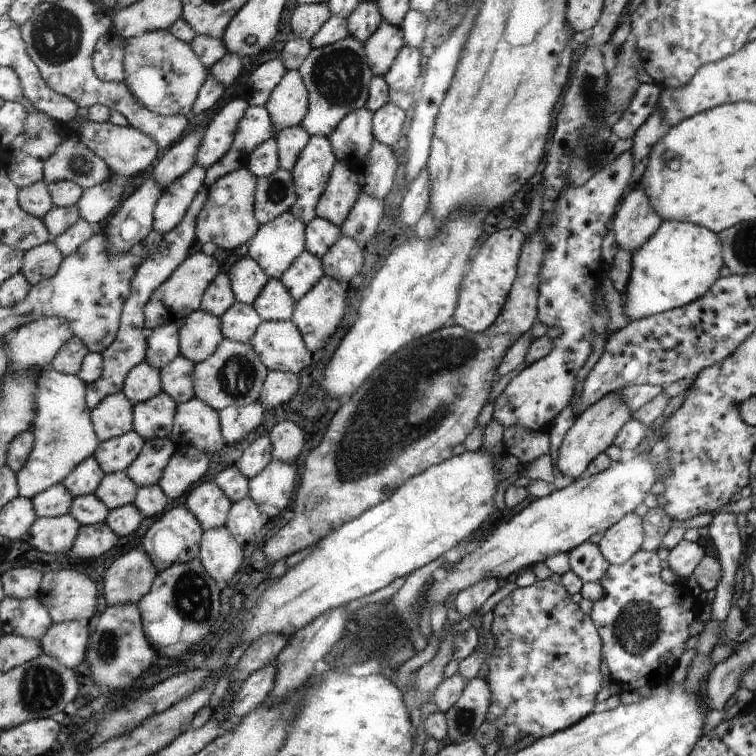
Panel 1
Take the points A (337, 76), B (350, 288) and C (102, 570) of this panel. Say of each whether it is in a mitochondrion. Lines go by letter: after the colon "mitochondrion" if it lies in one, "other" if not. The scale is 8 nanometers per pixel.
A: mitochondrion
B: other
C: other

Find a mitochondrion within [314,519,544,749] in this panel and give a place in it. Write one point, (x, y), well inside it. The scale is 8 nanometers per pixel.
(464, 719)

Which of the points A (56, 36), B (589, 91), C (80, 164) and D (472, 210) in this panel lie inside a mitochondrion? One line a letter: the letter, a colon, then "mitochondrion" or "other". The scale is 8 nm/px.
A: mitochondrion
B: mitochondrion
C: mitochondrion
D: other

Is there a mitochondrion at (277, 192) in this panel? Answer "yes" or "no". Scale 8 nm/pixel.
yes

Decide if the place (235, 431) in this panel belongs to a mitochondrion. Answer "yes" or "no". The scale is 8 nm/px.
no

